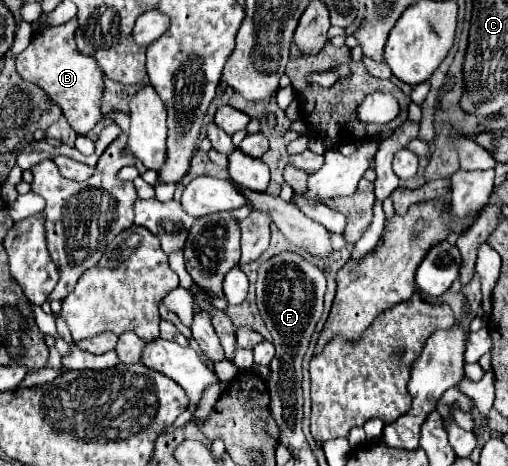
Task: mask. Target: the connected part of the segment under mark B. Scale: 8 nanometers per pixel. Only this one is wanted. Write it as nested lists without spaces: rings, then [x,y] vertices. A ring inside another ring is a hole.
[[[76,18],[70,22],[48,28],[34,36],[30,46],[18,54],[16,58],[16,70],[22,78],[28,82],[36,82],[54,102],[60,104],[68,124],[76,130],[76,134],[88,134],[102,118],[100,114],[100,98],[102,98],[102,70],[96,66],[96,60],[90,56],[84,56],[76,50],[74,44],[74,30],[76,30]]]

